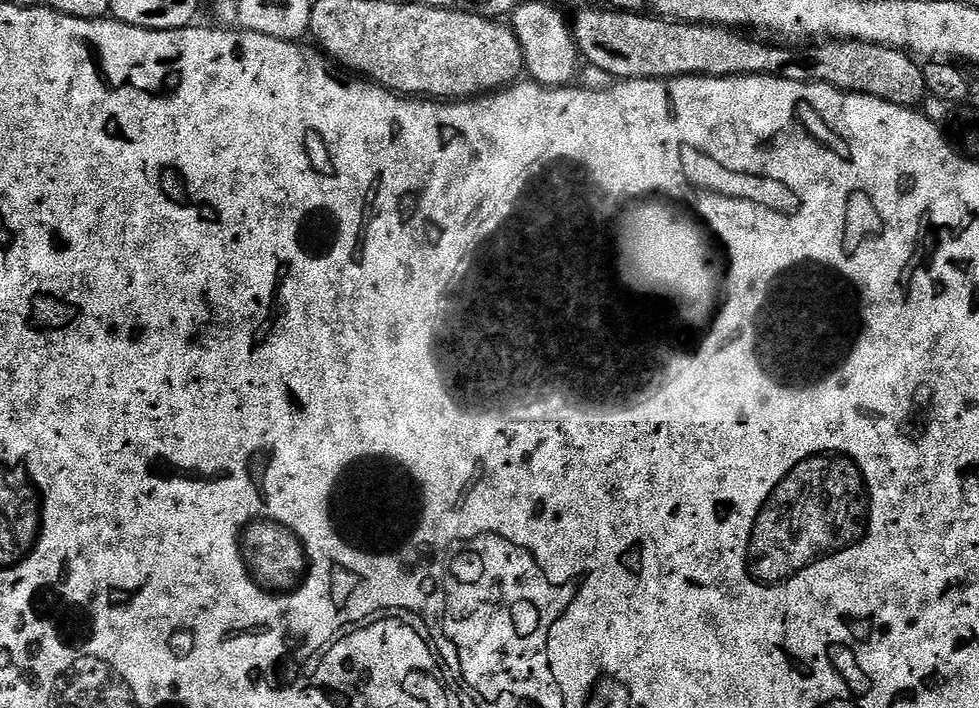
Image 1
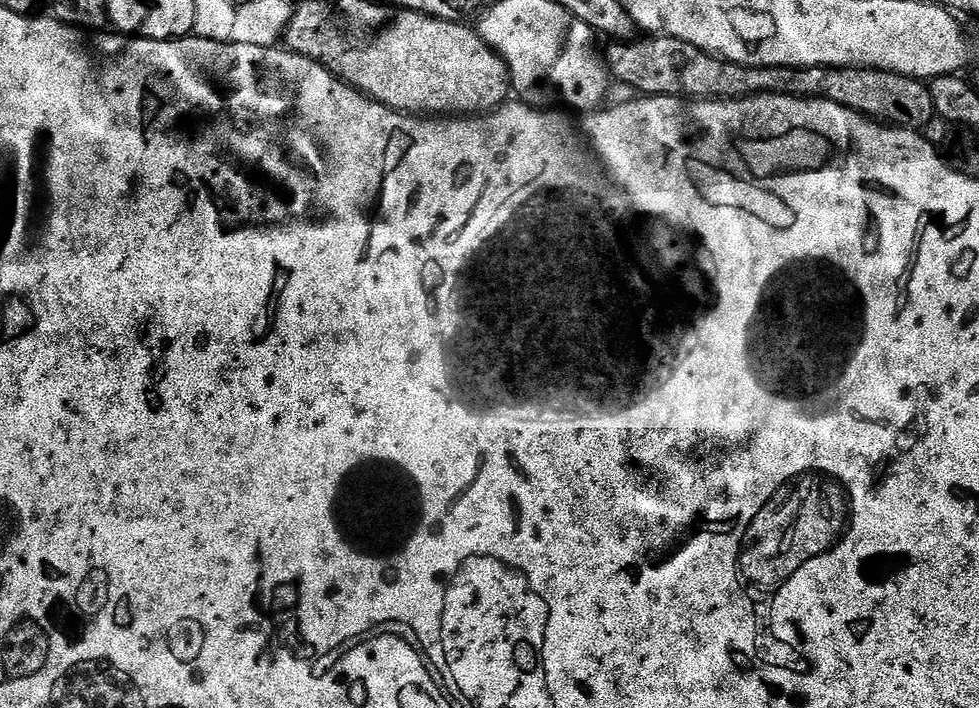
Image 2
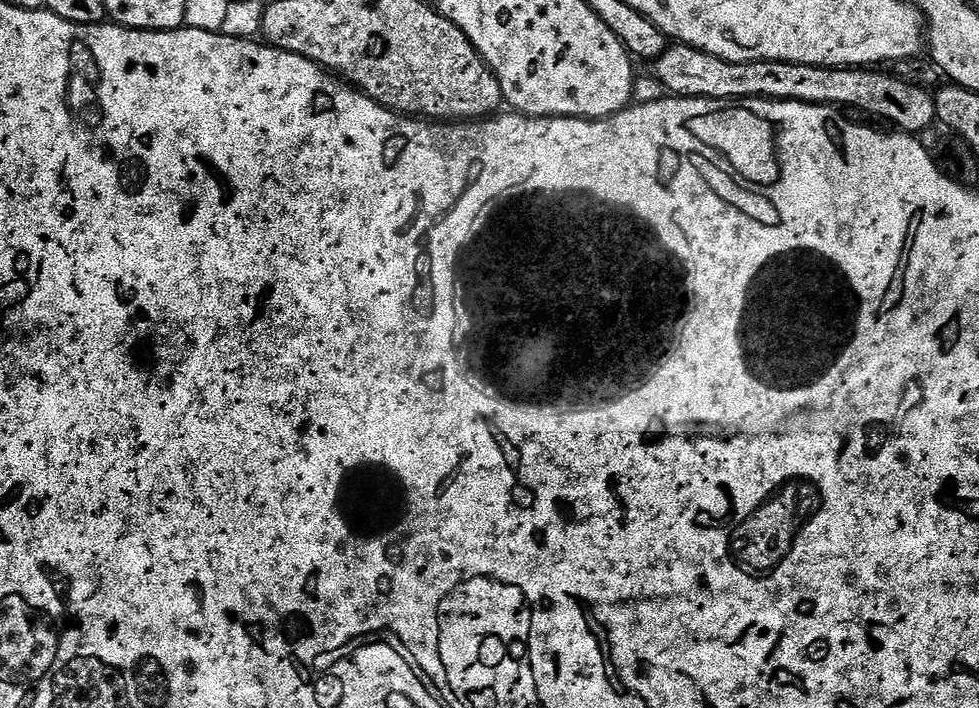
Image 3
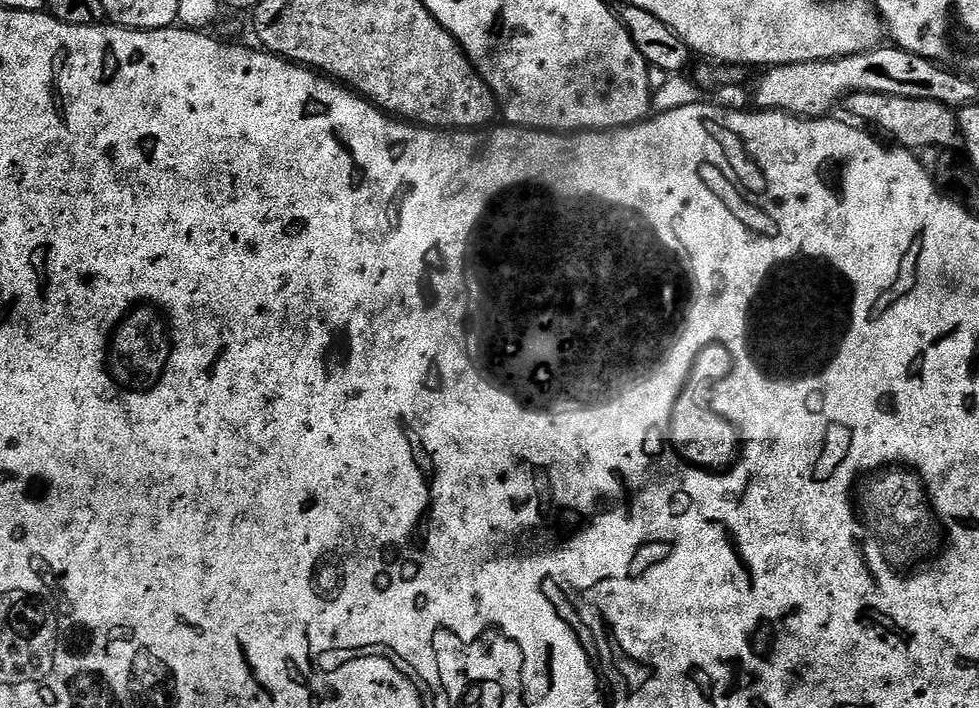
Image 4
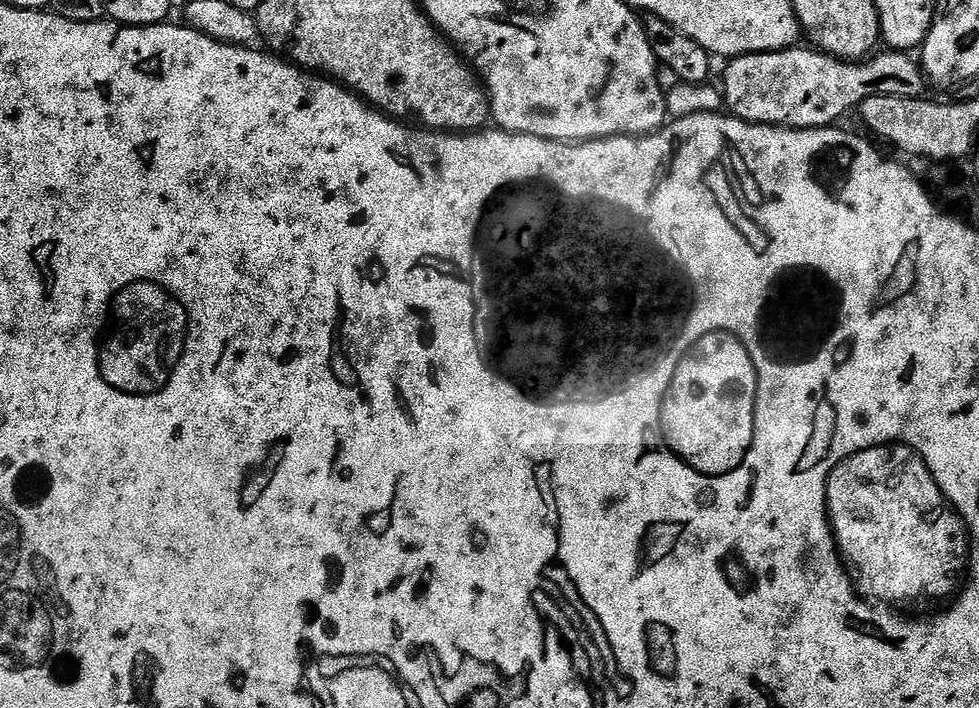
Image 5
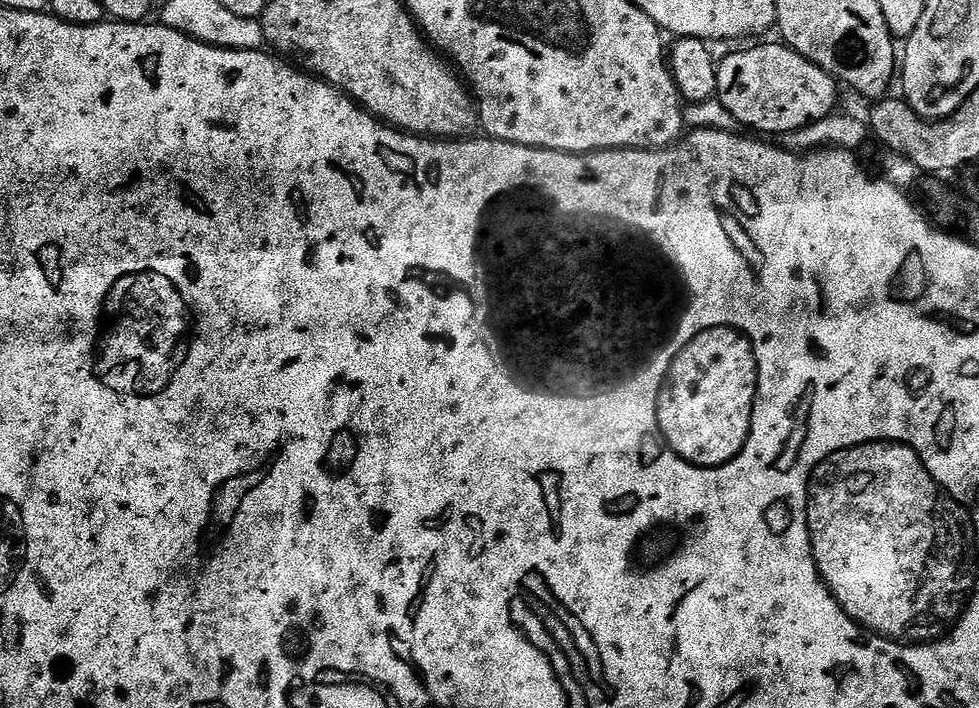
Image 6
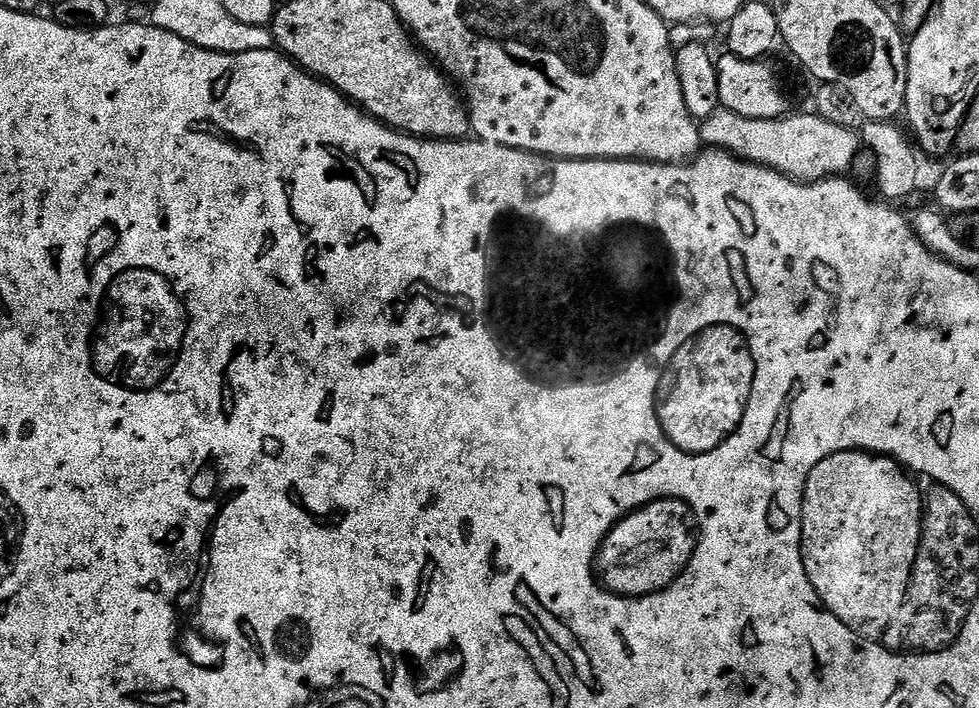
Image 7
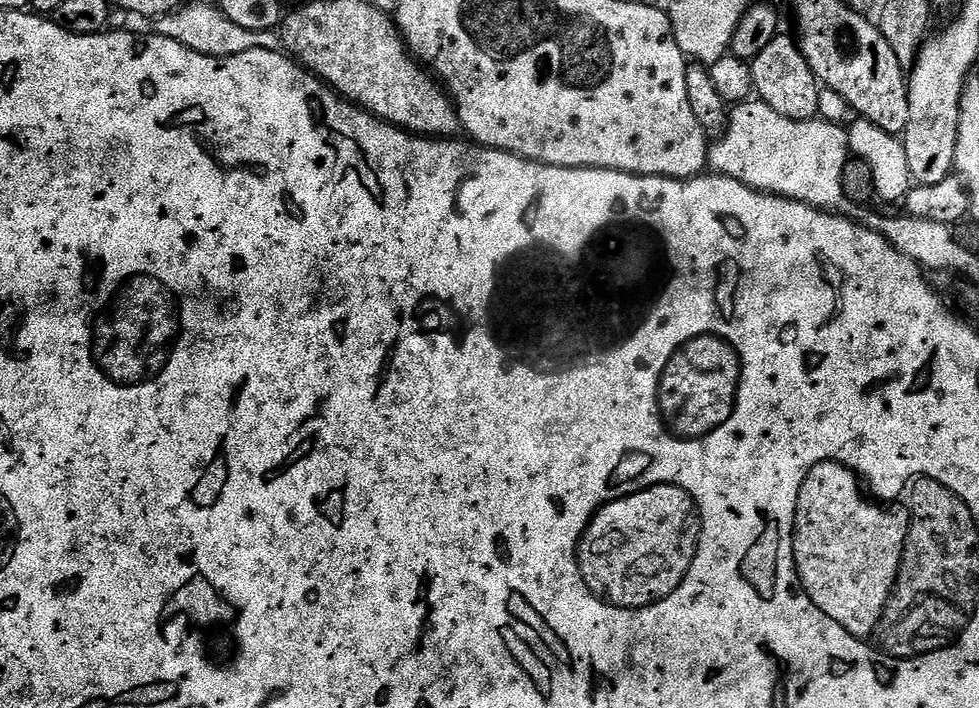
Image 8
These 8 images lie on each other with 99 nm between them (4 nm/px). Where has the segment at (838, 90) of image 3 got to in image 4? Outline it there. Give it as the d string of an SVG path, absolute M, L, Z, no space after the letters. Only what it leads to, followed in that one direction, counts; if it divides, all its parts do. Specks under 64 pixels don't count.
M852 92L846 97L848 112L857 121L865 125L877 124L884 132L893 136L897 145L908 150L916 148L943 149L952 139L958 136L958 116L951 108L938 102L919 100L918 98L902 98L894 94L874 94L873 92Z

